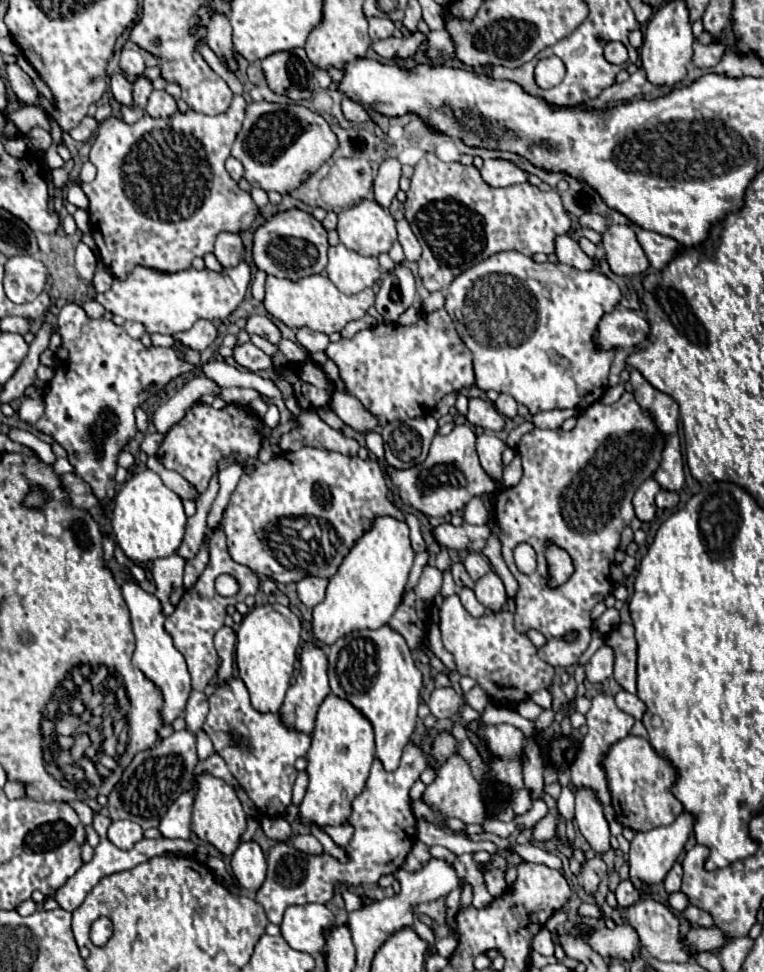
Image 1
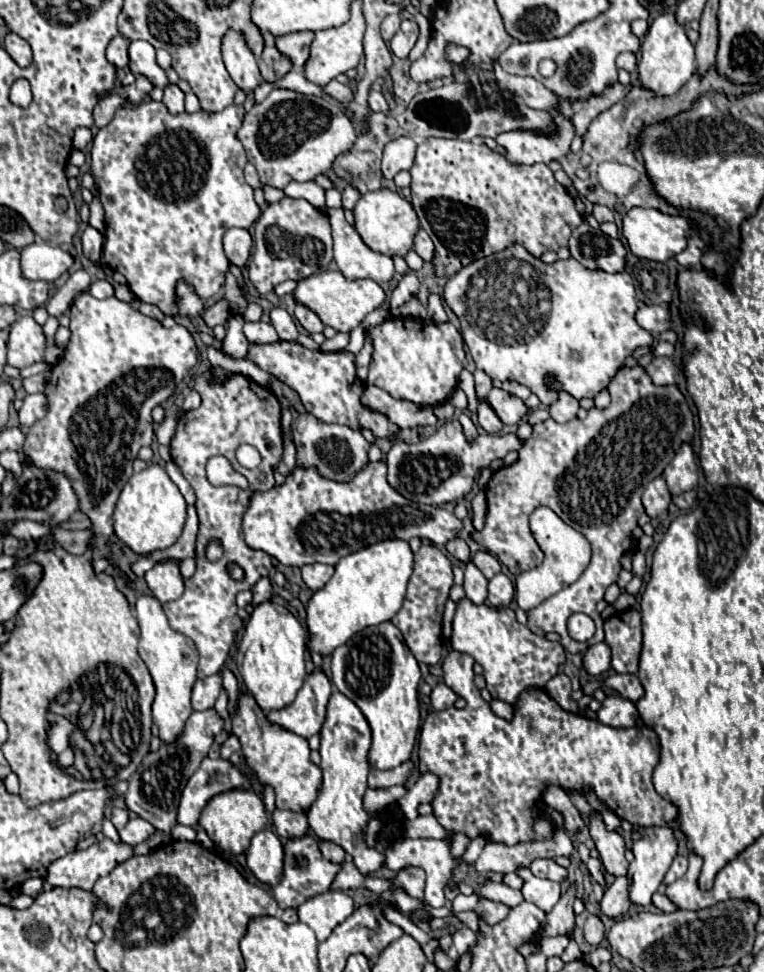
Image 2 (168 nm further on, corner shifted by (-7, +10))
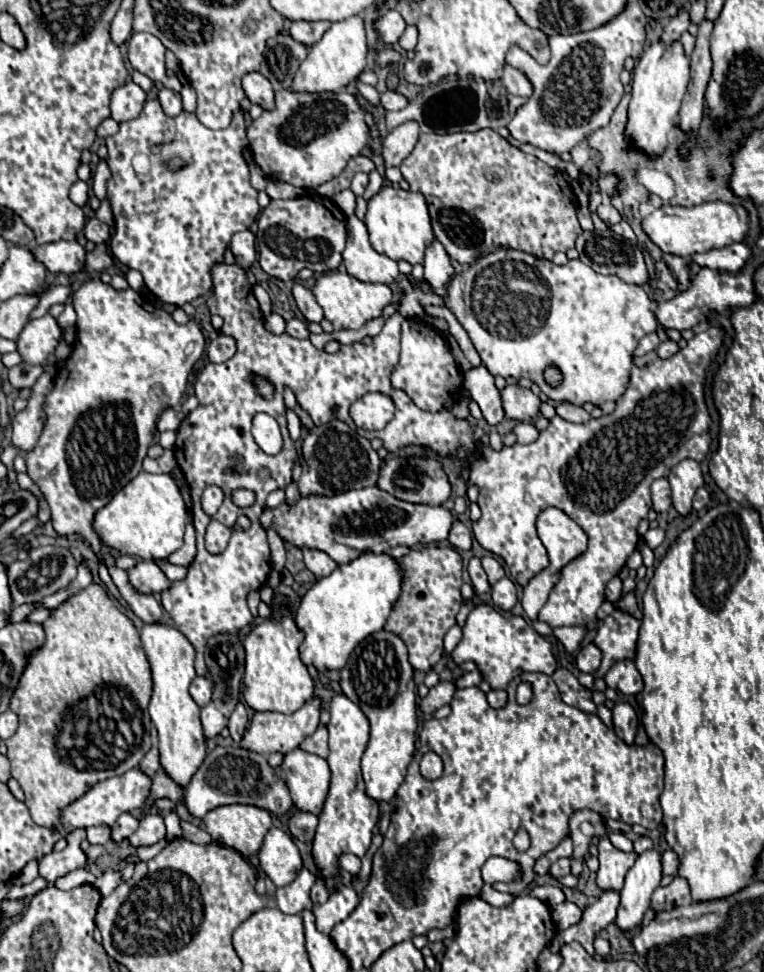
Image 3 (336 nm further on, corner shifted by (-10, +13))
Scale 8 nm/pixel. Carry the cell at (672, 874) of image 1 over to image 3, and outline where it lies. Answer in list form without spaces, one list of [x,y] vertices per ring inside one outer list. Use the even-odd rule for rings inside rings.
[[[672,850],[662,852],[662,872],[666,876],[676,876],[678,872],[678,856]]]

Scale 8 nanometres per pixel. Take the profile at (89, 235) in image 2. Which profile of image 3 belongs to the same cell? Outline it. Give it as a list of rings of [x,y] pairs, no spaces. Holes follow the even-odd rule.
[[[90,218],[90,220],[86,222],[84,234],[86,234],[86,238],[88,238],[90,242],[94,242],[94,244],[100,244],[100,242],[110,240],[110,230],[108,230],[108,226],[106,226],[104,222],[100,222],[98,218]]]

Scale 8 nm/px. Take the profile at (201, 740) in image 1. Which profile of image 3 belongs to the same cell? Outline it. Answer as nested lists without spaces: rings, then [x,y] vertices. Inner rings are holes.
[[[232,804],[210,810],[204,816],[204,824],[206,832],[218,844],[234,848],[242,856],[254,856],[272,826],[272,818],[262,808]]]

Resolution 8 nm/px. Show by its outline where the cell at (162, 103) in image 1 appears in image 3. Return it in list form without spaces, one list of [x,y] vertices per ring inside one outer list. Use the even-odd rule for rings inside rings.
[[[162,88],[158,92],[158,100],[162,104],[162,110],[168,114],[168,116],[178,116],[182,112],[182,98],[178,92],[172,92],[168,88]]]

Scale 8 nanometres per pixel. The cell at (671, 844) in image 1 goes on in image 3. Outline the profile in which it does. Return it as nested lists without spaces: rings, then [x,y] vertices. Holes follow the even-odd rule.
[[[646,850],[636,858],[636,864],[626,874],[624,888],[620,890],[620,906],[614,922],[620,928],[620,932],[626,934],[642,922],[650,906],[650,896],[660,886],[660,880],[662,880],[660,852]]]

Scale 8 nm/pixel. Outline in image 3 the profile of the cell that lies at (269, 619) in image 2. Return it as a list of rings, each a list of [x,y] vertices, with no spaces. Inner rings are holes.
[[[282,618],[278,622],[264,620],[256,624],[244,638],[246,648],[246,672],[244,672],[244,700],[256,712],[280,712],[292,714],[314,694],[314,682],[300,660],[298,646],[302,642],[302,632],[296,628],[292,618]]]

